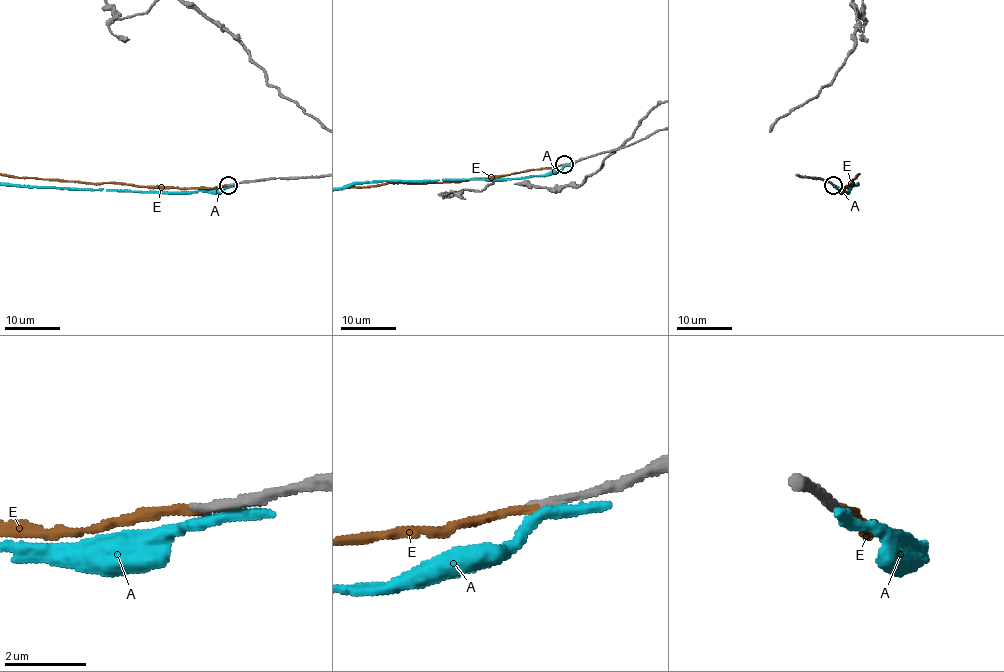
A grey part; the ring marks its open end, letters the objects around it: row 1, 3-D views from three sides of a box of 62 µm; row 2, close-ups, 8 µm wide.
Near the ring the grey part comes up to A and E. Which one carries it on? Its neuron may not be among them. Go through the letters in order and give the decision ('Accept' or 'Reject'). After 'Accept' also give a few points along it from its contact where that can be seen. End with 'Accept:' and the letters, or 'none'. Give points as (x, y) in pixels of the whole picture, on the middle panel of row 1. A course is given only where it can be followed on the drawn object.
A: Reject
E: Accept
Accept: E

